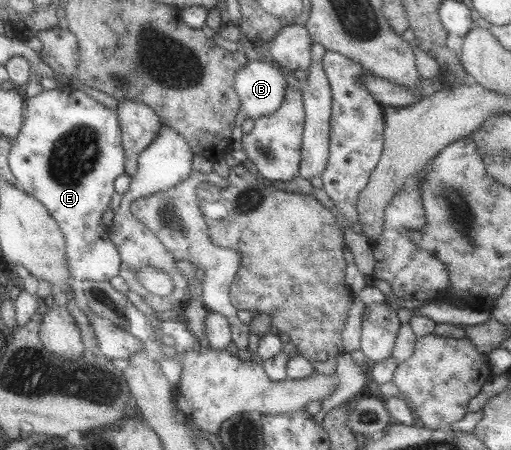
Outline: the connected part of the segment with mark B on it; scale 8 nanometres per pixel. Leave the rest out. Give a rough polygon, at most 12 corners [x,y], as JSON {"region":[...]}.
{"region":[[248,61],[234,76],[247,117],[272,114],[287,87],[282,73]]}

